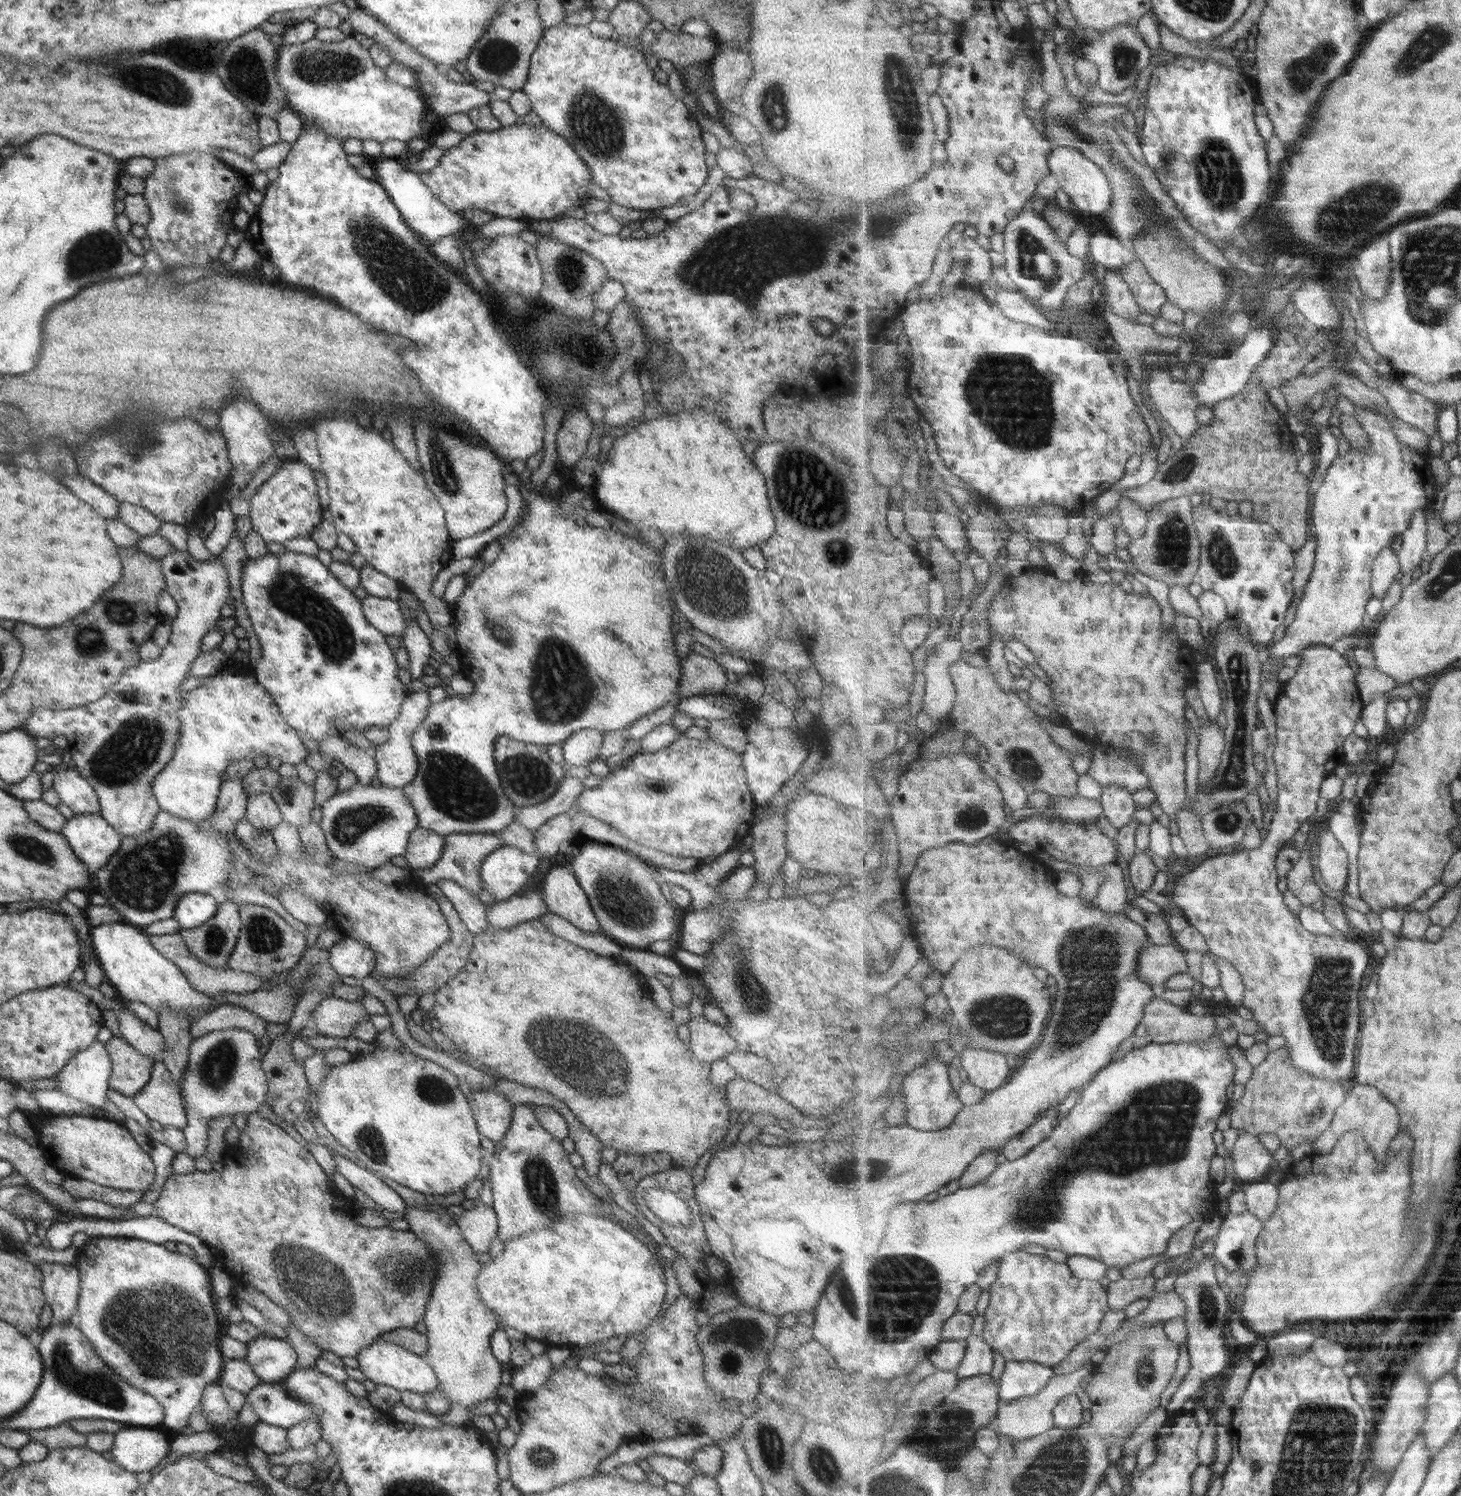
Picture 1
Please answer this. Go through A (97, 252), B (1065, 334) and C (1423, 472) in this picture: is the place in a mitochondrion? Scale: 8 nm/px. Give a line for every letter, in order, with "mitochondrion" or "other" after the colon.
A: mitochondrion
B: other
C: other

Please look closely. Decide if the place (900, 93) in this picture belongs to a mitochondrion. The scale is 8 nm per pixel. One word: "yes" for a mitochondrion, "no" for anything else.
yes

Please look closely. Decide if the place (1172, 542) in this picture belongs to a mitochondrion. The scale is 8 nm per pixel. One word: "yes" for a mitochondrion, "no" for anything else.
yes

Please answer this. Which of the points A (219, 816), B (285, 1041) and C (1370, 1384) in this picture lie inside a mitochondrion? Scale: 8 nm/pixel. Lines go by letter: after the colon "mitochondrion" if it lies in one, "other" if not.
A: other
B: other
C: other

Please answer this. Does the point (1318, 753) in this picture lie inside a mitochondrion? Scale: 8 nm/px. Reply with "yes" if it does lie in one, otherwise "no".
no

